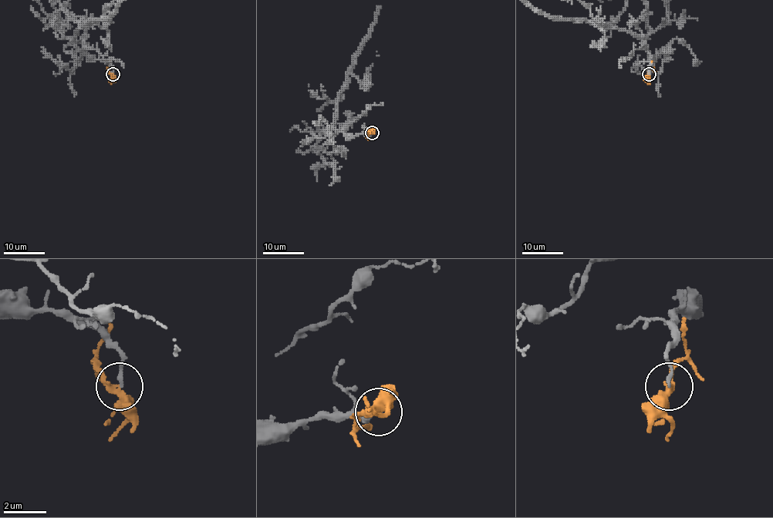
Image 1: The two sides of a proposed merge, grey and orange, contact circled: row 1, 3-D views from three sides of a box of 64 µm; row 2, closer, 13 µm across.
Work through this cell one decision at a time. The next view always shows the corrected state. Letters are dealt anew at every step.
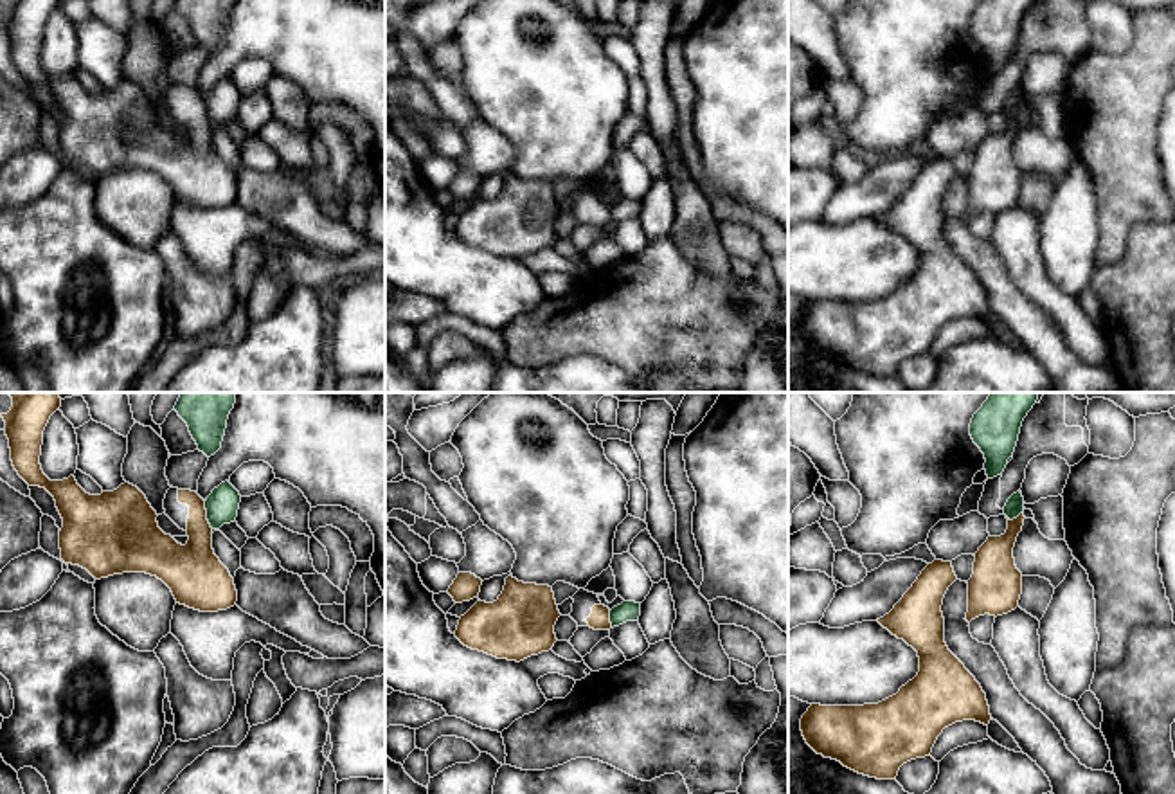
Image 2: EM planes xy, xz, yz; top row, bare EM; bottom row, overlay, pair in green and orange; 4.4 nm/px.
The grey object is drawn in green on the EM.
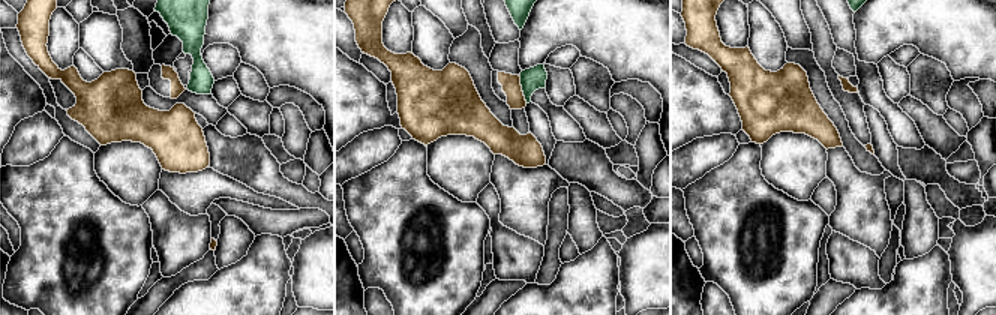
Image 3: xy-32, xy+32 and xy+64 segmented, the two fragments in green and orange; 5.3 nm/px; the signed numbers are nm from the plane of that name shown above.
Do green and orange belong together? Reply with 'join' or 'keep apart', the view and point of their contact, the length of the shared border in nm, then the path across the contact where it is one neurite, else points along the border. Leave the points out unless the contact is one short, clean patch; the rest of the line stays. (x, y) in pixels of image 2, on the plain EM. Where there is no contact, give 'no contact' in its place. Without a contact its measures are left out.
keep apart; meets green in xy at (207, 112); contact 130 nm long

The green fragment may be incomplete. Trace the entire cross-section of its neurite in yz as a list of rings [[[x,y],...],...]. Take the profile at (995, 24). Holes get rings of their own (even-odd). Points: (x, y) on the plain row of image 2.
[[[982,0],[970,20],[970,32],[984,50],[988,76],[1000,72],[1013,52],[1020,23],[1035,0]]]

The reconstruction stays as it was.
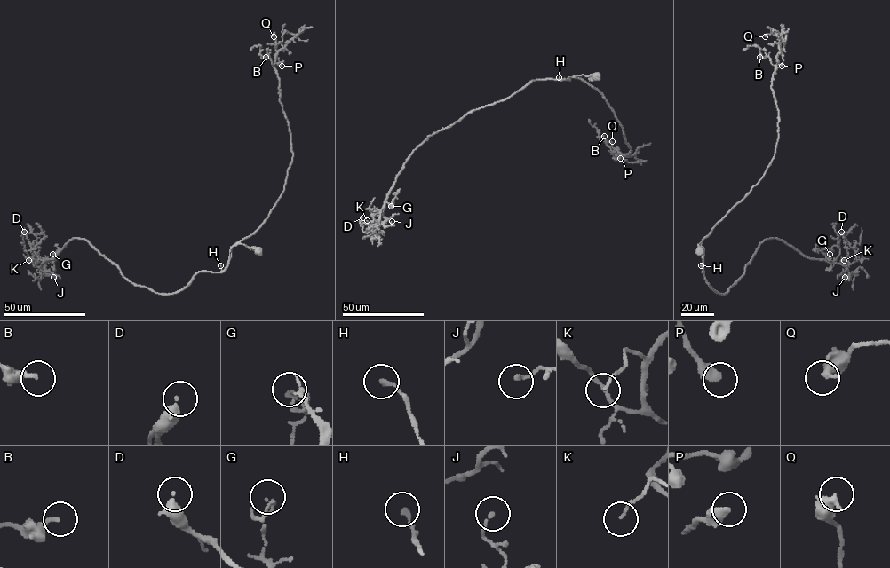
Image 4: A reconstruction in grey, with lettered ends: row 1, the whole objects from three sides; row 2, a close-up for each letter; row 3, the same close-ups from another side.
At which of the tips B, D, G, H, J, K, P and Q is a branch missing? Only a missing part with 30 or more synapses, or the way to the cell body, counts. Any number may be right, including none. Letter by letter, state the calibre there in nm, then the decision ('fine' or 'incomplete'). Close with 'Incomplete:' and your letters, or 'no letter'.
B: 200 nm | fine
D: 420 nm | fine
G: 100 nm | fine
H: 200 nm | fine
J: 140 nm | fine
K: 100 nm | fine
P: 480 nm | fine
Q: 480 nm | fine
Incomplete: no letter

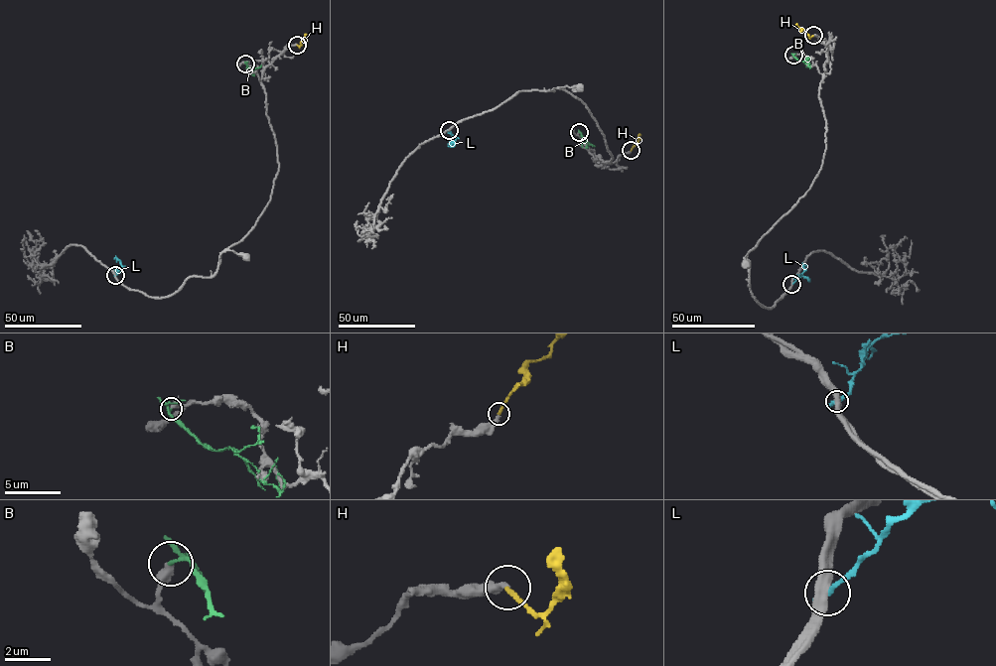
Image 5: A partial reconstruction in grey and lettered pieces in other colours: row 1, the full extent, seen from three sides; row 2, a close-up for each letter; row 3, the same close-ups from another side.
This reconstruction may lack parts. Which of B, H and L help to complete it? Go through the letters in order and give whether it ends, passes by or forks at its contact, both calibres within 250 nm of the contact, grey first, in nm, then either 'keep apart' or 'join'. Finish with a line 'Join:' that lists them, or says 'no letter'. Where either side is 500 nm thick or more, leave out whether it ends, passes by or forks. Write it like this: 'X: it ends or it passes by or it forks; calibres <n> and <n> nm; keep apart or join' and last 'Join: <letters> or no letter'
B: it forks; calibres 420 and 120 nm; keep apart
H: it ends; calibres 260 and 180 nm; join
L: it ends; calibres 480 and 300 nm; keep apart
Join: H

